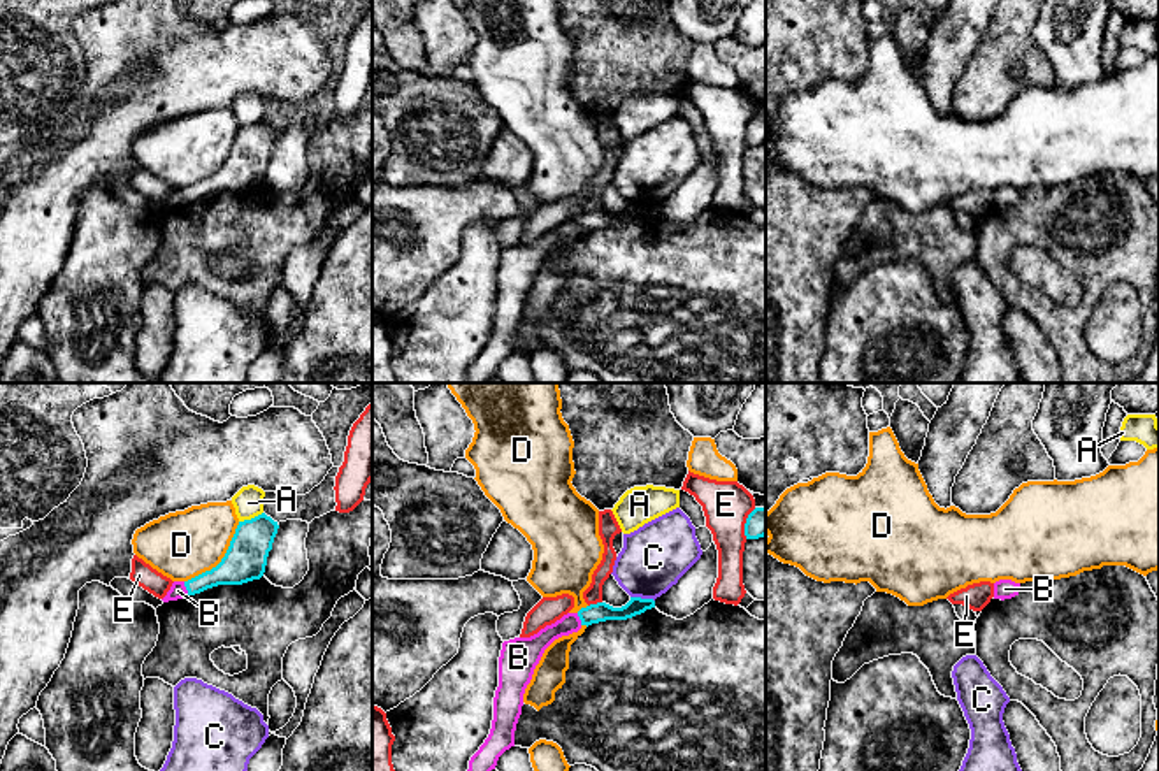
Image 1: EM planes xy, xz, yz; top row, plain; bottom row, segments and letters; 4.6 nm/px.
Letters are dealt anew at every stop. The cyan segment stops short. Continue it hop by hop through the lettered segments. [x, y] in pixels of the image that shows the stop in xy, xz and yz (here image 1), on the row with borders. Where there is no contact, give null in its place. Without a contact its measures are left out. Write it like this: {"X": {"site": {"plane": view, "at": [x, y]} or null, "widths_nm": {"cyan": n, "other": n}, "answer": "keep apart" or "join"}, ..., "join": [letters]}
{"A": {"site": {"plane": "xy", "at": [251, 518]}, "widths_nm": {"cyan": 190, "other": 140}, "answer": "keep apart"}, "B": {"site": {"plane": "xy", "at": [187, 589]}, "widths_nm": {"cyan": 160, "other": 80}, "answer": "join"}, "C": {"site": {"plane": "xz", "at": [643, 599]}, "widths_nm": {"cyan": 90, "other": 300}, "answer": "keep apart"}, "D": {"site": {"plane": "xy", "at": [222, 559]}, "widths_nm": {"cyan": 190, "other": 320}, "answer": "keep apart"}, "E": {"site": {"plane": "xz", "at": [594, 605]}, "widths_nm": {"cyan": 90, "other": 80}, "answer": "keep apart"}, "join": ["B"]}

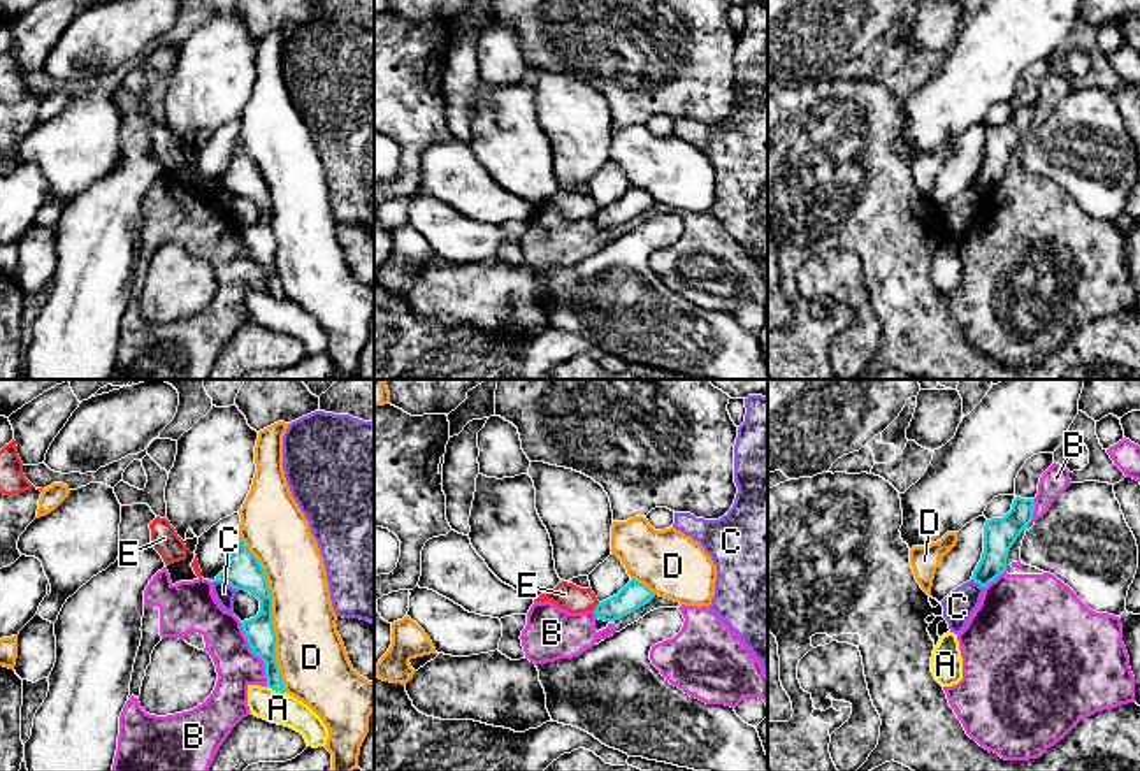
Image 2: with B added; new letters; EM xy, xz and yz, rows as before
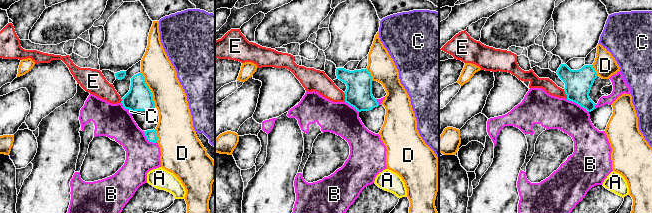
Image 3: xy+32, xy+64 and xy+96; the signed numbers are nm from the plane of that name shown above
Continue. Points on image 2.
{"A": {"site": {"plane": "xy", "at": [276, 691]}, "widths_nm": {"cyan": 130, "other": 140}, "answer": "keep apart"}, "B": {"site": {"plane": "xy", "at": [255, 654]}, "widths_nm": {"cyan": 140, "other": 190}, "answer": "keep apart"}, "C": {"site": {"plane": "xy", "at": [227, 583]}, "widths_nm": {"cyan": 160, "other": 90}, "answer": "keep apart"}, "D": {"site": {"plane": "xy", "at": [271, 612]}, "widths_nm": {"cyan": 160, "other": 300}, "answer": "keep apart"}, "E": {"site": {"plane": "xz", "at": [596, 606]}, "widths_nm": {"cyan": 120, "other": 120}, "answer": "keep apart"}, "join": []}

